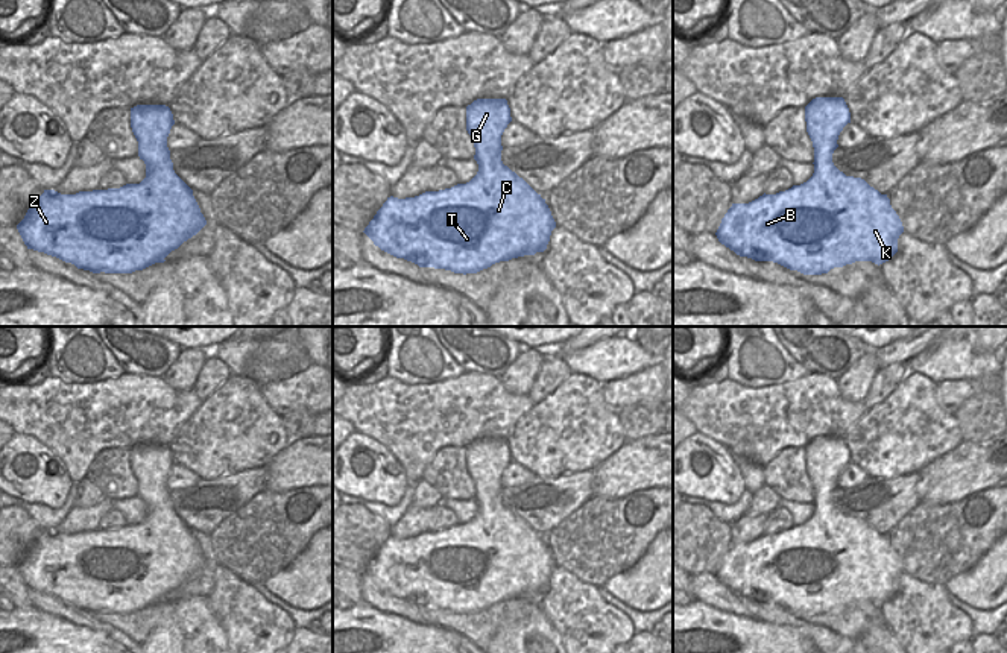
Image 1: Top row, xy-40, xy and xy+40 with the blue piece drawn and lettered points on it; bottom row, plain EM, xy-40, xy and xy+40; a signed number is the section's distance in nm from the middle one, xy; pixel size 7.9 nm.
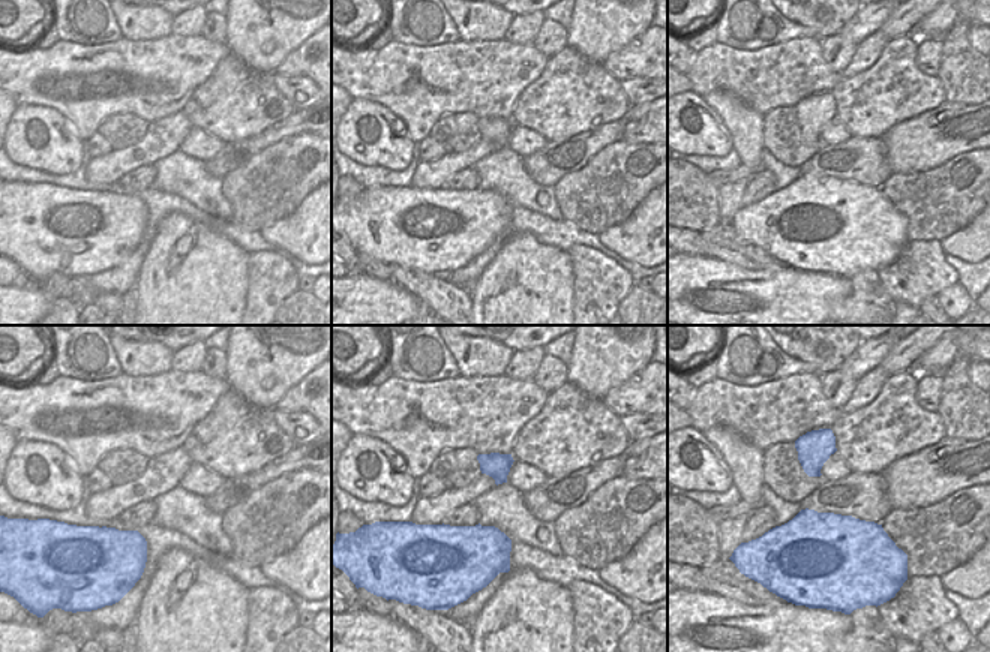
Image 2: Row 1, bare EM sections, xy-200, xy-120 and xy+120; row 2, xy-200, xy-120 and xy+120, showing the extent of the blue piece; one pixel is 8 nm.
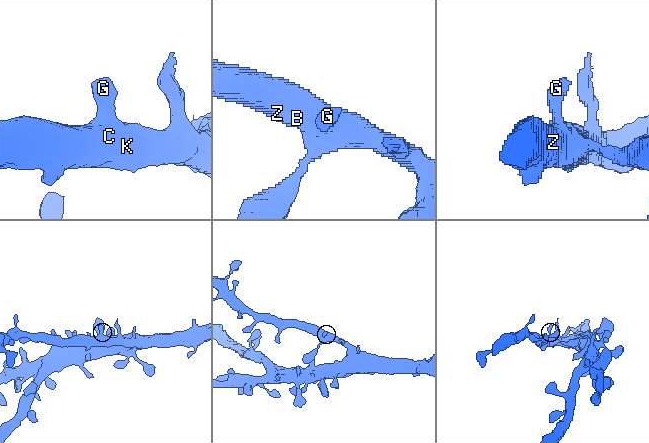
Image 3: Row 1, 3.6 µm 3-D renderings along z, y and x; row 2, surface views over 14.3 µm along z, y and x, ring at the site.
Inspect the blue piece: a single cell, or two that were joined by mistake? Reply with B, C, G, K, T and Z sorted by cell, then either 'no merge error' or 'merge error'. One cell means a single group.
B C G K T Z; no merge error

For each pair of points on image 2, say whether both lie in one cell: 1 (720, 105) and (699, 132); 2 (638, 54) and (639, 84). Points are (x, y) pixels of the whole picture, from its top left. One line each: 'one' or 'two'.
1: two
2: two

